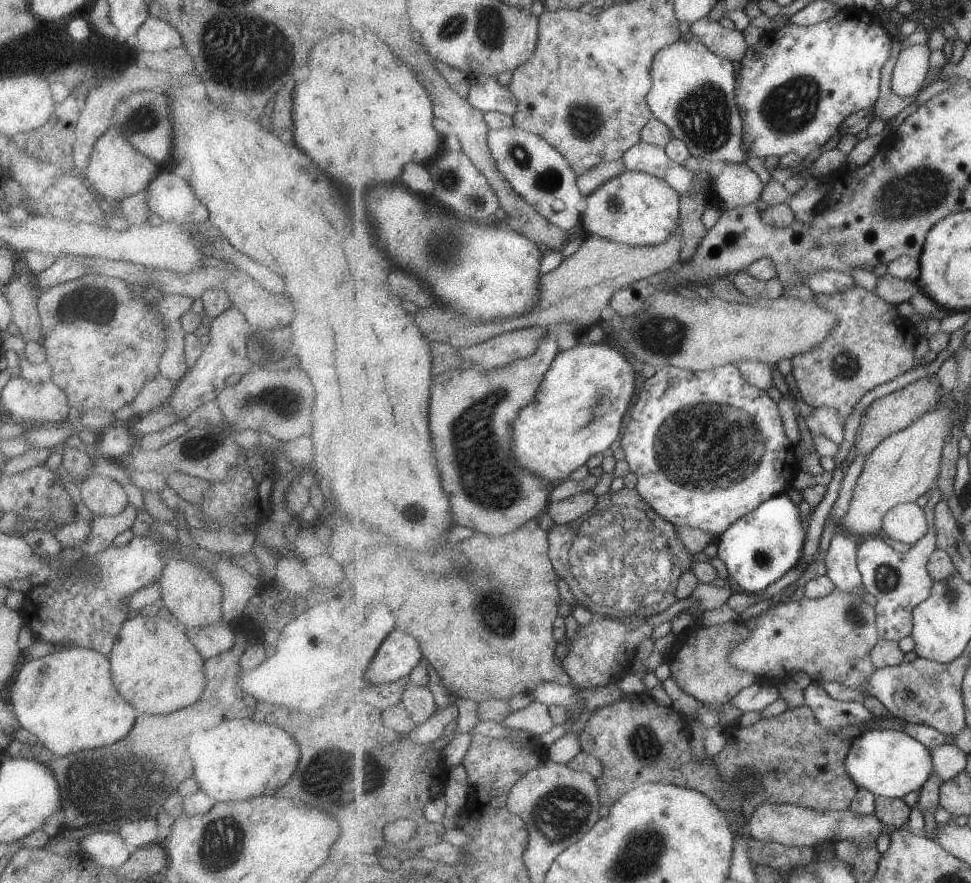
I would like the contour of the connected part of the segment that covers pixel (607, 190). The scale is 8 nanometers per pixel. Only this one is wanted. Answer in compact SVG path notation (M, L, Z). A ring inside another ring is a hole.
M627 170L586 199L582 222L591 235L631 246L655 246L680 231L681 195L665 179L645 171Z

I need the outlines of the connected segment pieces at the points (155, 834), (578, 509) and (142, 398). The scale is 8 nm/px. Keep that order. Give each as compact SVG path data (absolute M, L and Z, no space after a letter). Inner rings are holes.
M155 818L126 820L119 827L118 835L129 849L143 848L159 842L159 825Z
M592 491L584 492L559 502L550 503L547 512L555 524L566 525L597 508L598 500L599 497Z
M161 375L155 378L155 380L149 380L141 389L141 392L130 402L136 416L161 408L167 398L169 398L169 394L173 394L176 383L176 381L167 380L167 378L163 378Z

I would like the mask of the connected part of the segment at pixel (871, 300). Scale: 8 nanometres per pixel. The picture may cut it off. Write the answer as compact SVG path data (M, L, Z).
M855 285L847 288L841 294L827 296L827 294L819 293L815 294L815 297L821 306L825 306L827 310L837 314L837 318L839 318L837 330L833 330L833 334L829 334L829 338L825 338L825 342L821 346L817 346L815 350L809 350L808 353L792 358L791 373L796 381L801 401L814 409L833 406L839 410L841 420L846 422L848 416L867 392L909 372L916 366L916 346L919 337L915 332L913 321L899 314L897 305L887 302L874 290L865 290L865 288Z

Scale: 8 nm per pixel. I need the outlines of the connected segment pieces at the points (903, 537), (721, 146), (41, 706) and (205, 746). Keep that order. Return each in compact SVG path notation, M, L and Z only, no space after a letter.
M901 503L889 509L884 518L883 535L909 546L919 542L929 532L924 507L916 503Z
M695 36L689 40L684 38L679 38L677 42L664 46L659 52L657 52L656 57L653 58L652 66L652 77L653 77L653 88L648 94L648 103L653 111L653 117L665 122L669 128L674 132L674 136L679 140L683 140L685 144L689 147L692 156L696 157L698 160L704 163L709 161L719 160L725 163L737 163L746 164L745 159L747 154L743 152L743 134L744 134L744 122L743 116L741 116L741 111L739 110L739 105L737 104L737 72L735 72L735 66L729 58L721 58L721 54L717 54L716 51L711 50L708 46L705 46L701 40Z
M55 648L43 657L26 658L9 689L11 689L9 704L19 726L33 734L39 744L52 752L54 756L62 757L81 752L85 748L93 750L93 748L109 746L115 740L121 740L131 730L137 715L135 708L125 702L125 699L113 688L107 657L91 649Z
M229 720L207 730L193 752L193 778L199 790L214 802L249 800L257 796L273 796L295 770L299 748L282 728L255 720Z

